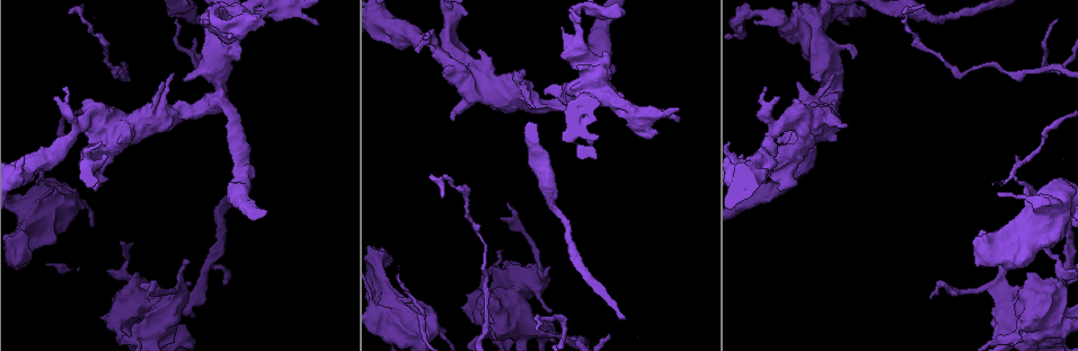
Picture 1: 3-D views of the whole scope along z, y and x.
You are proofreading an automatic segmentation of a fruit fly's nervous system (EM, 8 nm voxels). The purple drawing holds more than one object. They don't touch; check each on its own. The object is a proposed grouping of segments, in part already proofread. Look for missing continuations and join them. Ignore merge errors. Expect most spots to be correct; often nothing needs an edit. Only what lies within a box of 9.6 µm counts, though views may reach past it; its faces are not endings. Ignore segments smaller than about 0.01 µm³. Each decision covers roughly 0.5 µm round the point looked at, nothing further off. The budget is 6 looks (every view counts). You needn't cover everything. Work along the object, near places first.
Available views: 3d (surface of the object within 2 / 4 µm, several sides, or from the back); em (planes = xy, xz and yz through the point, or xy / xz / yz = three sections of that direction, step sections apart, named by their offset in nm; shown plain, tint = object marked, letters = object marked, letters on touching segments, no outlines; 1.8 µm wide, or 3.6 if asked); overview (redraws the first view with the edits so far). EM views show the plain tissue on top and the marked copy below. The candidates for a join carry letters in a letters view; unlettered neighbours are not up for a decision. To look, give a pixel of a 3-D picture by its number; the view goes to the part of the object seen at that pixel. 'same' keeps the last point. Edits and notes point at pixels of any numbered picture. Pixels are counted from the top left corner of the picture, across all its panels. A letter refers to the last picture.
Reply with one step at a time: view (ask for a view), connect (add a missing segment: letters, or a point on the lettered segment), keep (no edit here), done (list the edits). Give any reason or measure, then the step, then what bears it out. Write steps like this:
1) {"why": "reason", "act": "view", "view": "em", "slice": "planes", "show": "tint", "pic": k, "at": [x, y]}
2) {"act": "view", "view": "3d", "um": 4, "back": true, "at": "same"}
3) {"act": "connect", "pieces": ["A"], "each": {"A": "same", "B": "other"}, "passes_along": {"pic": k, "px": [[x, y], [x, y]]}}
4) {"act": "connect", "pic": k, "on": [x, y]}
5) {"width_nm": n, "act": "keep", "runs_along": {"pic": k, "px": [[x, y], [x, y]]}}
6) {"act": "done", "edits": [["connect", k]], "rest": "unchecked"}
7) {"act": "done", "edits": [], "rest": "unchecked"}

{"why": "touches itself", "act": "view", "view": "em", "slice": "planes", "show": "tint", "pic": 1, "at": [1025, 186]}

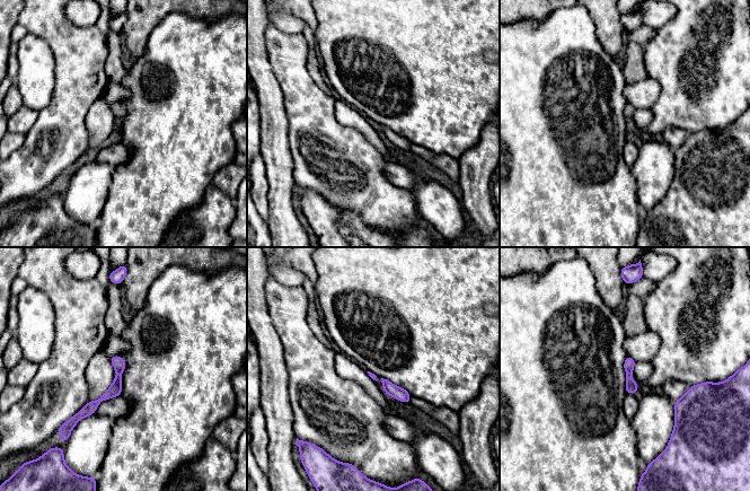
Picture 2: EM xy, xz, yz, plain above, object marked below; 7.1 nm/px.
{"act": "view", "view": "em", "slice": "planes", "show": "letters", "at": "same"}

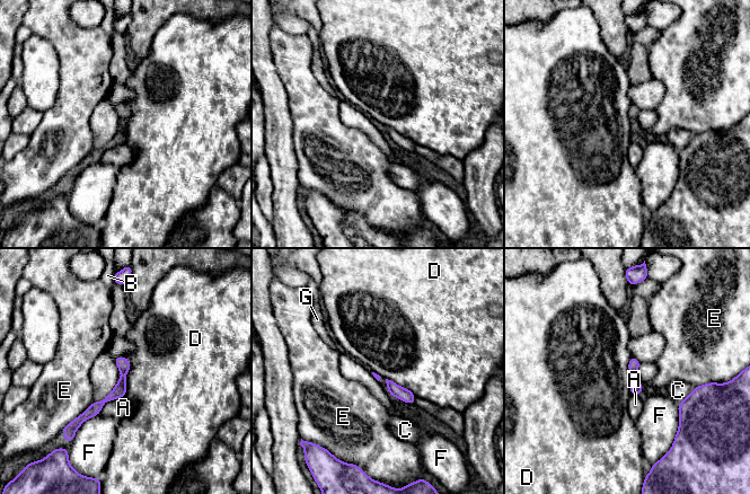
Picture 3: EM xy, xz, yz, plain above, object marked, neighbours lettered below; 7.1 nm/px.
{"act": "keep", "each": {"A": "other", "B": "other", "C": "other", "D": "other", "E": "other", "F": "other", "G": "other"}, "border": {"pic": 3, "px": [[124, 356], [130, 364], [125, 395]]}, "found": "none of them fits"}

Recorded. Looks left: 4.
{"why": "calibre changes", "act": "view", "view": "3d", "um": 4, "back": true, "pic": 1, "at": [526, 283]}

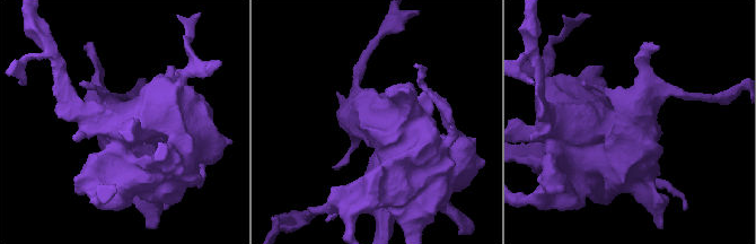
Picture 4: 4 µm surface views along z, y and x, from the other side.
{"act": "view", "view": "em", "um": 3.6, "slice": "xy", "step": 4, "show": "letters", "pic": 4, "at": [632, 132]}

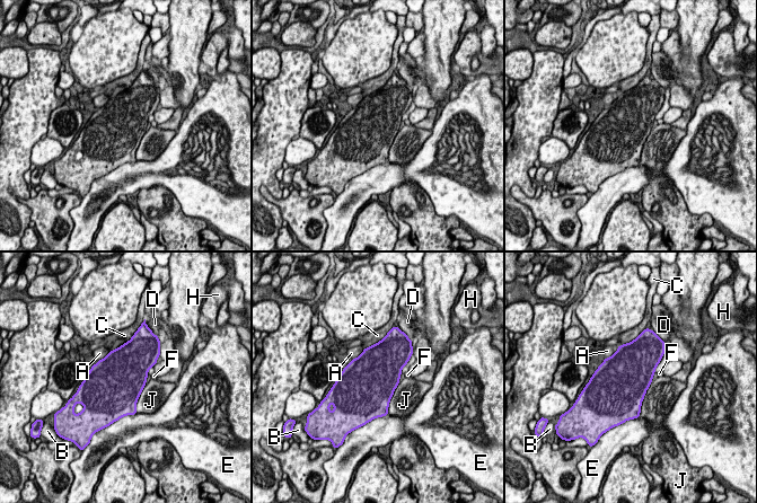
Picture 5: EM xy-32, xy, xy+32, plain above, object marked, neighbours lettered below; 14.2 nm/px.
{"why": "another direction", "act": "view", "view": "em", "um": 3.6, "slice": "planes", "show": "letters", "at": "same"}

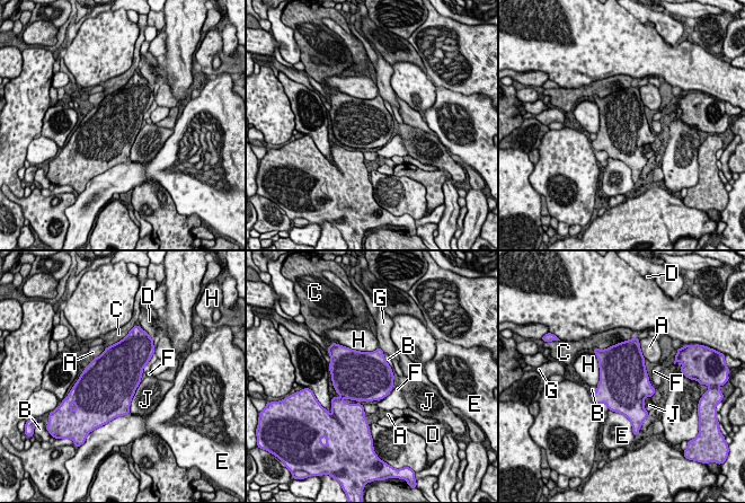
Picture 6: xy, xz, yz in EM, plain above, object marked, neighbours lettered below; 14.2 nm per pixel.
{"act": "keep", "each": {"A": "other", "B": "other", "C": "other", "D": "other", "E": "other", "F": "other", "G": "other", "H": "other", "J": "other"}, "found": "no lettered segment goes on from it"}

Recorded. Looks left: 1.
{"act": "done", "edits": [], "rest": "unchecked"}

